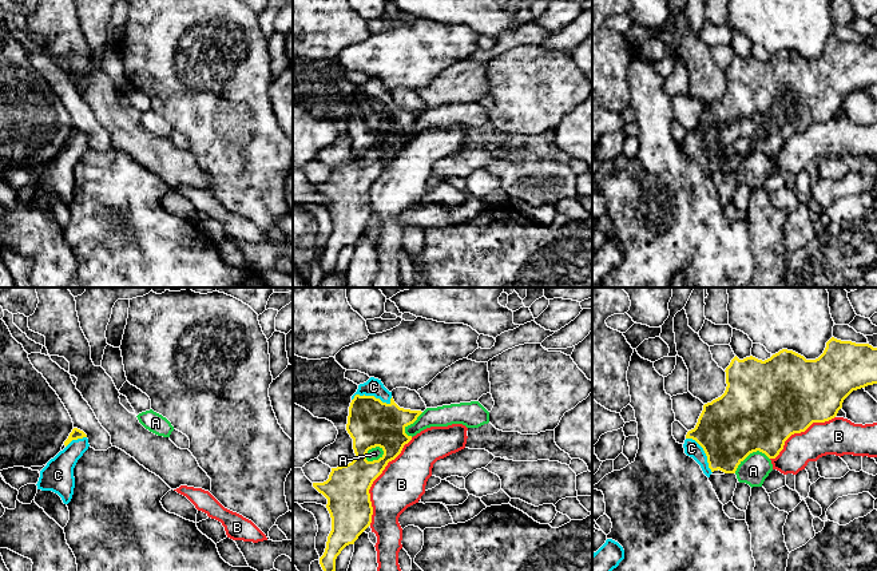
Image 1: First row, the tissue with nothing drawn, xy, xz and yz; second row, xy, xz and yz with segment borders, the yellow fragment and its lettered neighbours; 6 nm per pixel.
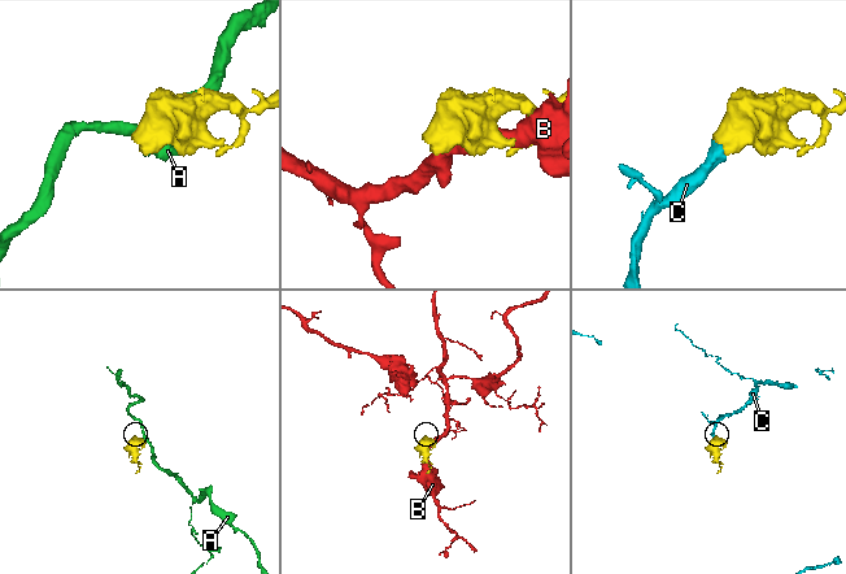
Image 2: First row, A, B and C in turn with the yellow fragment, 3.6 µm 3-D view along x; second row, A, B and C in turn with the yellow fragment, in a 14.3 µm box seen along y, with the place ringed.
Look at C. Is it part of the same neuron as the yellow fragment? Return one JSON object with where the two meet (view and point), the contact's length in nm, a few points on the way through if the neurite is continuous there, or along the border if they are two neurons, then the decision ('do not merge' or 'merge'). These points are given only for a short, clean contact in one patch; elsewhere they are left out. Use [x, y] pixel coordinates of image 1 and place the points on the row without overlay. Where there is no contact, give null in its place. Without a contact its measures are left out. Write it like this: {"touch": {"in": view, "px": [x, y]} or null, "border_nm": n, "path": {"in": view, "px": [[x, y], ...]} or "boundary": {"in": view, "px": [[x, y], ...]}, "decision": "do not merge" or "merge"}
{"touch": {"in": "xz", "px": [372, 96]}, "border_nm": 240, "path": {"in": "xz", "px": [[370, 123], [372, 96], [373, 87]]}, "decision": "merge"}

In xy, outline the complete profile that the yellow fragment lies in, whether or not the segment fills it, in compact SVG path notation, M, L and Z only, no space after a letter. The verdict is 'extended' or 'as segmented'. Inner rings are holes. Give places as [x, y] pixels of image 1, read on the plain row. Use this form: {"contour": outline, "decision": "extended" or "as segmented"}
{"contour": "M74 128L68 139L64 142L66 148L60 151L40 171L37 190L52 191L57 194L64 205L68 205L74 195L75 178L74 168L78 160L88 150L87 135Z", "decision": "extended"}

